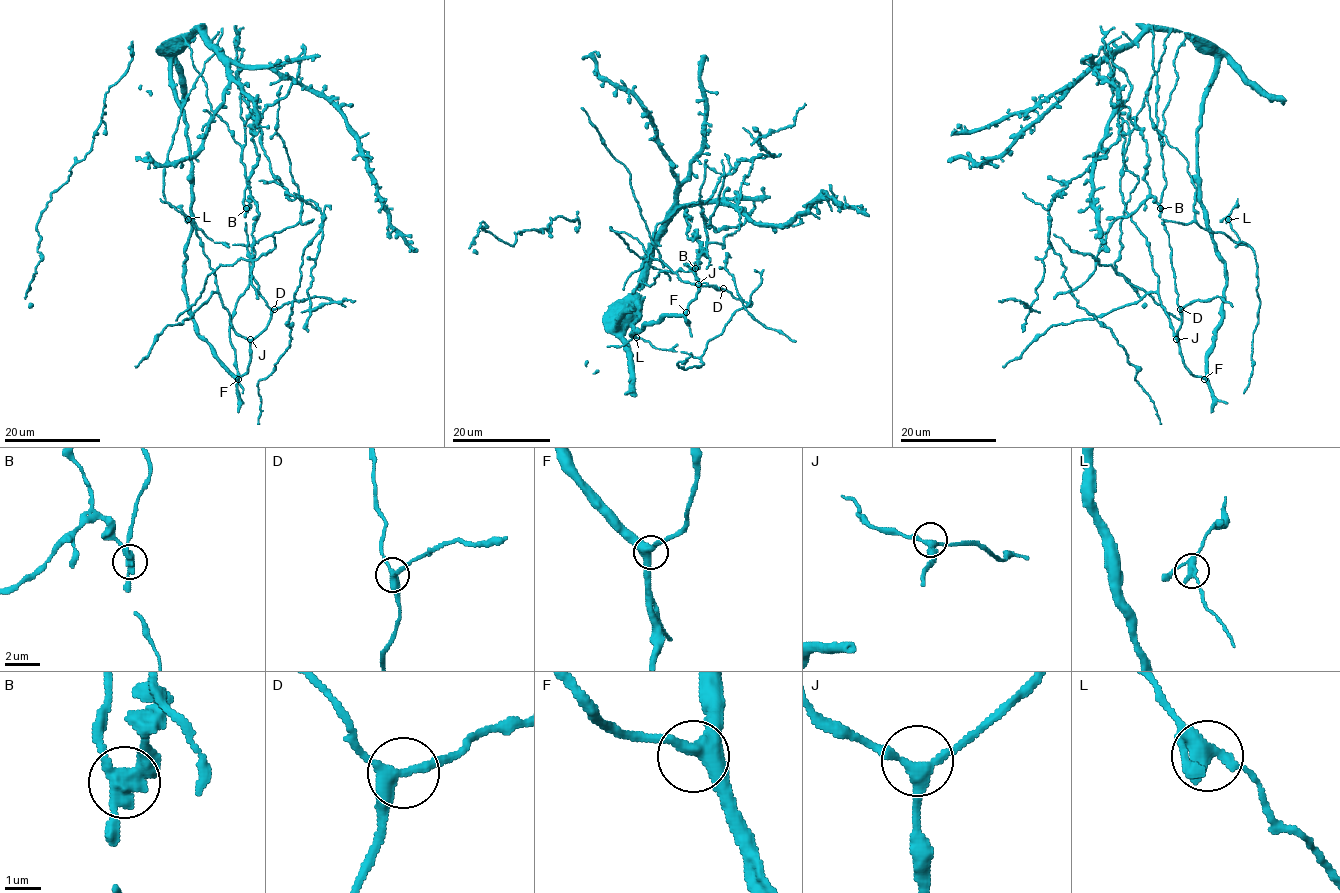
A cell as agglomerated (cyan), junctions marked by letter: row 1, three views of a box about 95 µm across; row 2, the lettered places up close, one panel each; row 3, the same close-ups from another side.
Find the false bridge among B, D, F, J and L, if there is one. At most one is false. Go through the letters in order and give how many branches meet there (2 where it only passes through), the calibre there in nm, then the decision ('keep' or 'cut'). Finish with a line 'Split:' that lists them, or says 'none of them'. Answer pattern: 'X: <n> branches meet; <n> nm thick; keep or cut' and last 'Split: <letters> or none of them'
B: 3 branches meet; 360 nm thick; cut
D: 3 branches meet; 280 nm thick; keep
F: 3 branches meet; 360 nm thick; keep
J: 3 branches meet; 280 nm thick; keep
L: 3 branches meet; 360 nm thick; keep
Split: B

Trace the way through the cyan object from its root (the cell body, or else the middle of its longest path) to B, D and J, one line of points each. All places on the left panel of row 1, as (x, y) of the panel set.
B: (191, 175), (185, 111), (172, 78), (172, 50), (184, 38), (210, 107), (241, 147), (246, 208)
D: (191, 175), (184, 290), (197, 333), (241, 376), (248, 367), (250, 343), (274, 309)
J: (191, 175), (191, 232), (184, 263), (188, 314), (212, 354), (236, 376), (247, 370), (250, 339)

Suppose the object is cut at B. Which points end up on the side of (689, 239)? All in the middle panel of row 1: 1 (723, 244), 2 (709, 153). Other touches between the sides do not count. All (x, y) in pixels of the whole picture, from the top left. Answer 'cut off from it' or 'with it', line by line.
1: with it
2: cut off from it

